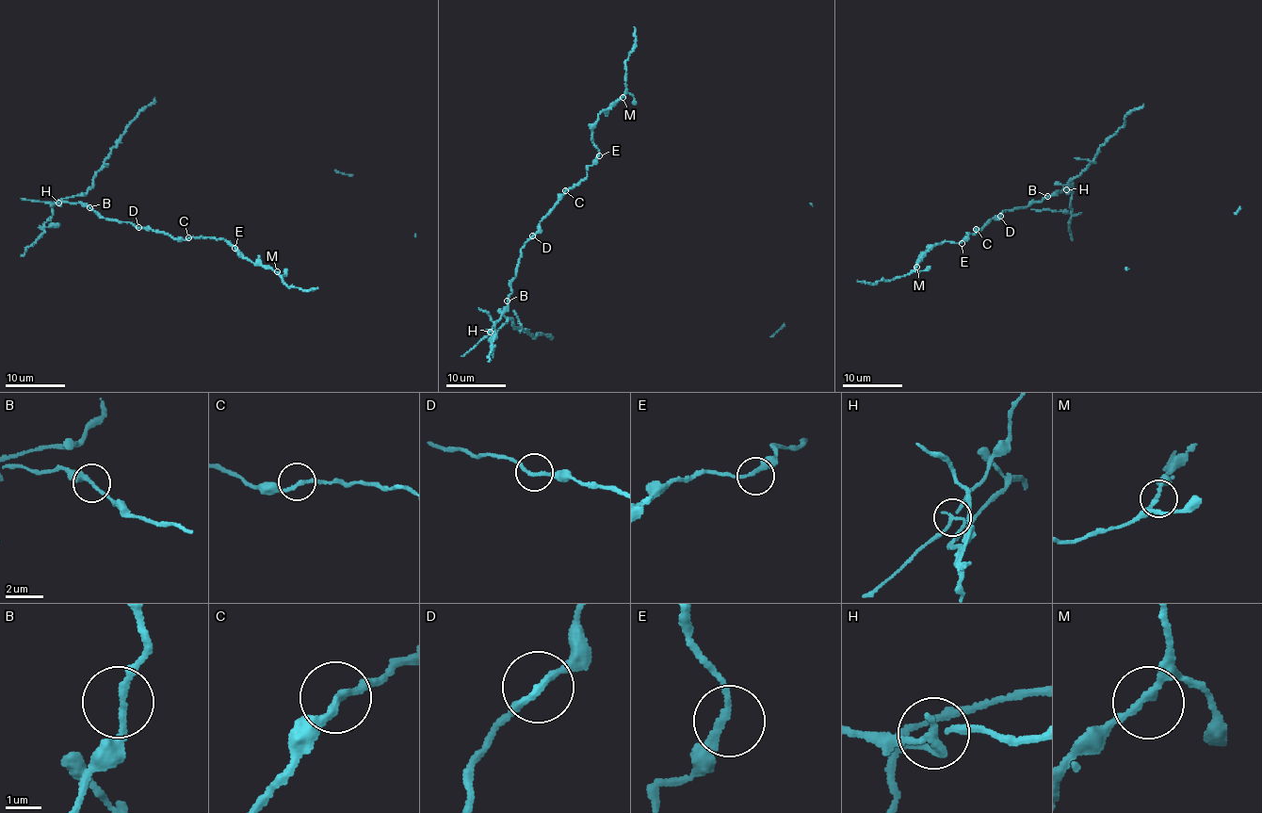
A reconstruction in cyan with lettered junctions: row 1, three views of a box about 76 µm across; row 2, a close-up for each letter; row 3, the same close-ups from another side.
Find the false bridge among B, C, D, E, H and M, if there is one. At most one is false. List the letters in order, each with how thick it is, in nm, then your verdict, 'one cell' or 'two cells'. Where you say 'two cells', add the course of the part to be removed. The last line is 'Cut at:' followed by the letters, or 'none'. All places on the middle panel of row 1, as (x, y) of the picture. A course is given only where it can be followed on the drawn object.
B: 160 nm thick; one cell
C: 200 nm thick; one cell
D: 190 nm thick; one cell
E: 180 nm thick; one cell
H: 170 nm thick; two cells; foreign part runs (490, 331), (490, 338), (509, 317), (512, 324), (527, 329), (534, 337), (548, 334), (551, 339)
M: 160 nm thick; one cell
Cut at: H

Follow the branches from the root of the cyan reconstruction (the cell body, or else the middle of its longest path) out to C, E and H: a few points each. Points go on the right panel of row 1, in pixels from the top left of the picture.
C: (1022, 206), (1002, 211), (997, 219), (985, 223), (983, 228), (977, 232), (976, 229)
E: (1022, 206), (1002, 211), (979, 231), (964, 236), (962, 243)
H: (1022, 206), (1065, 189)

